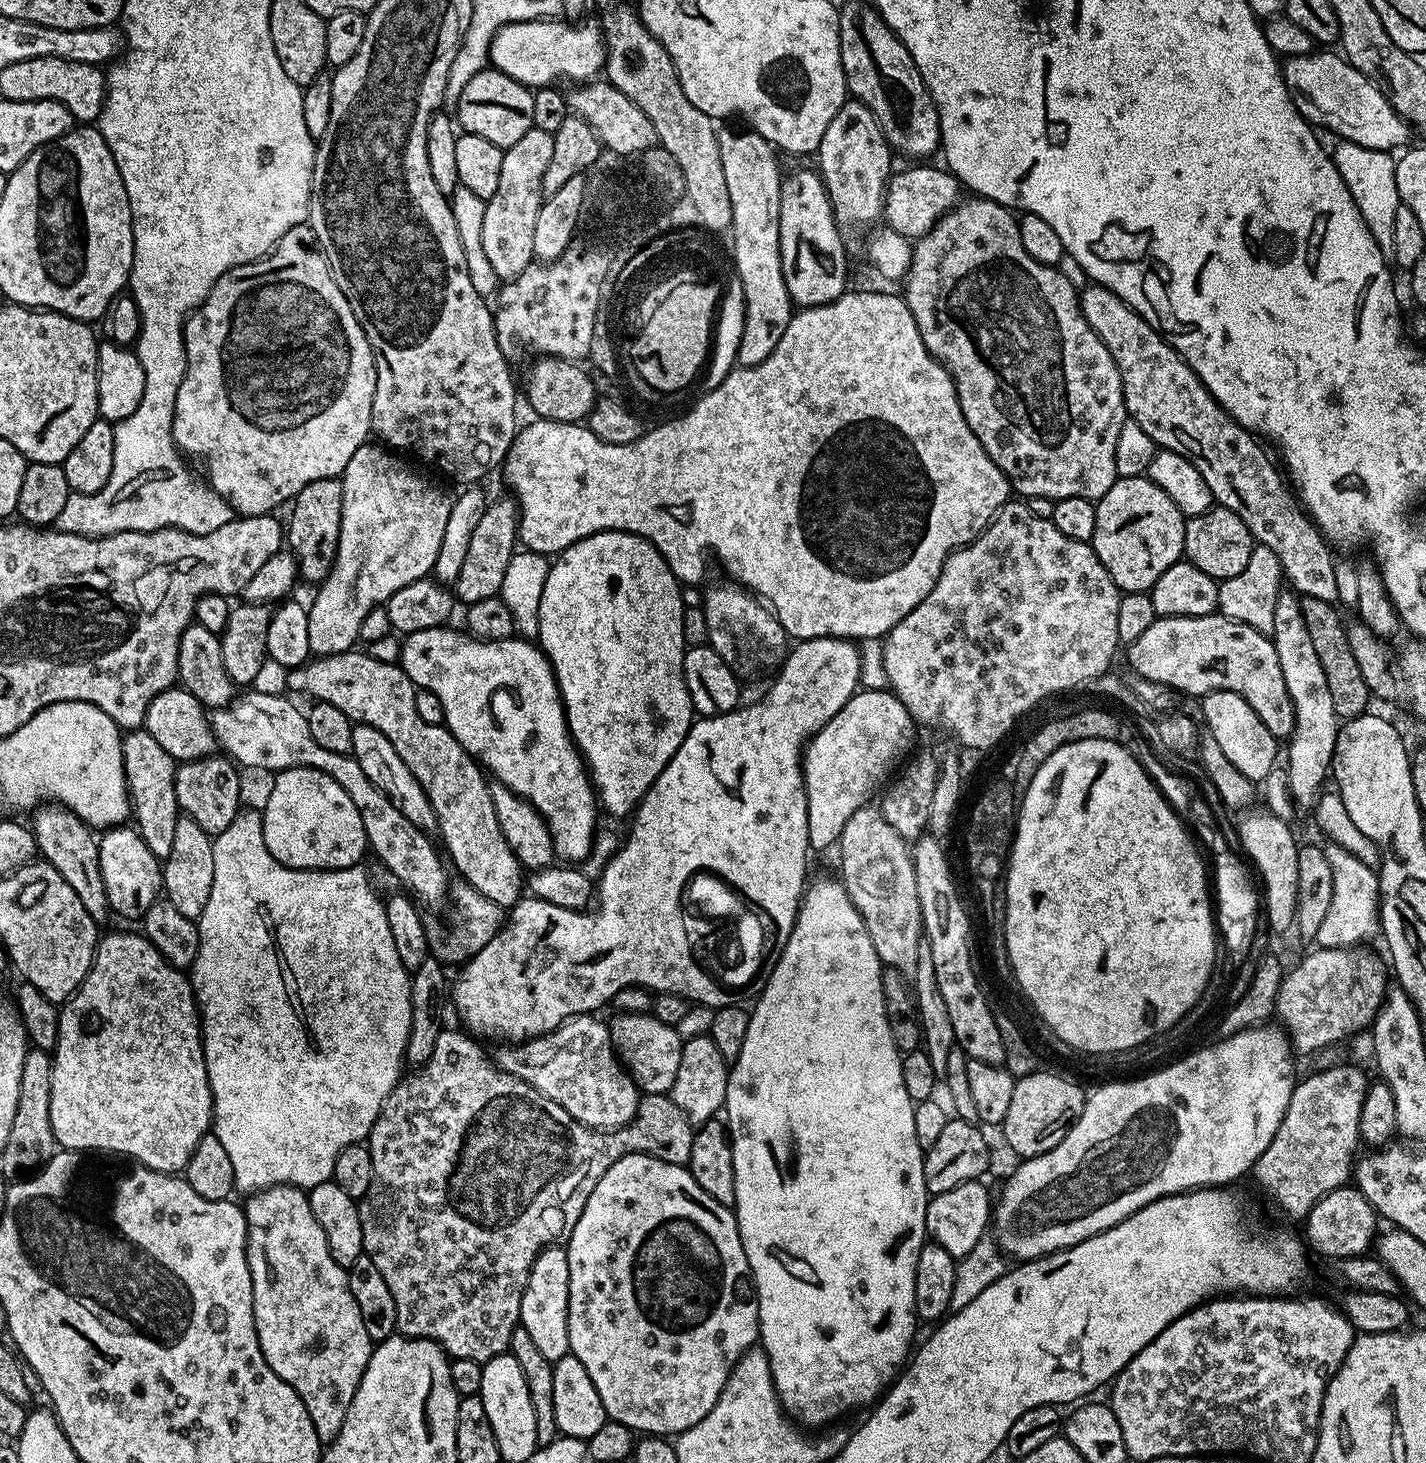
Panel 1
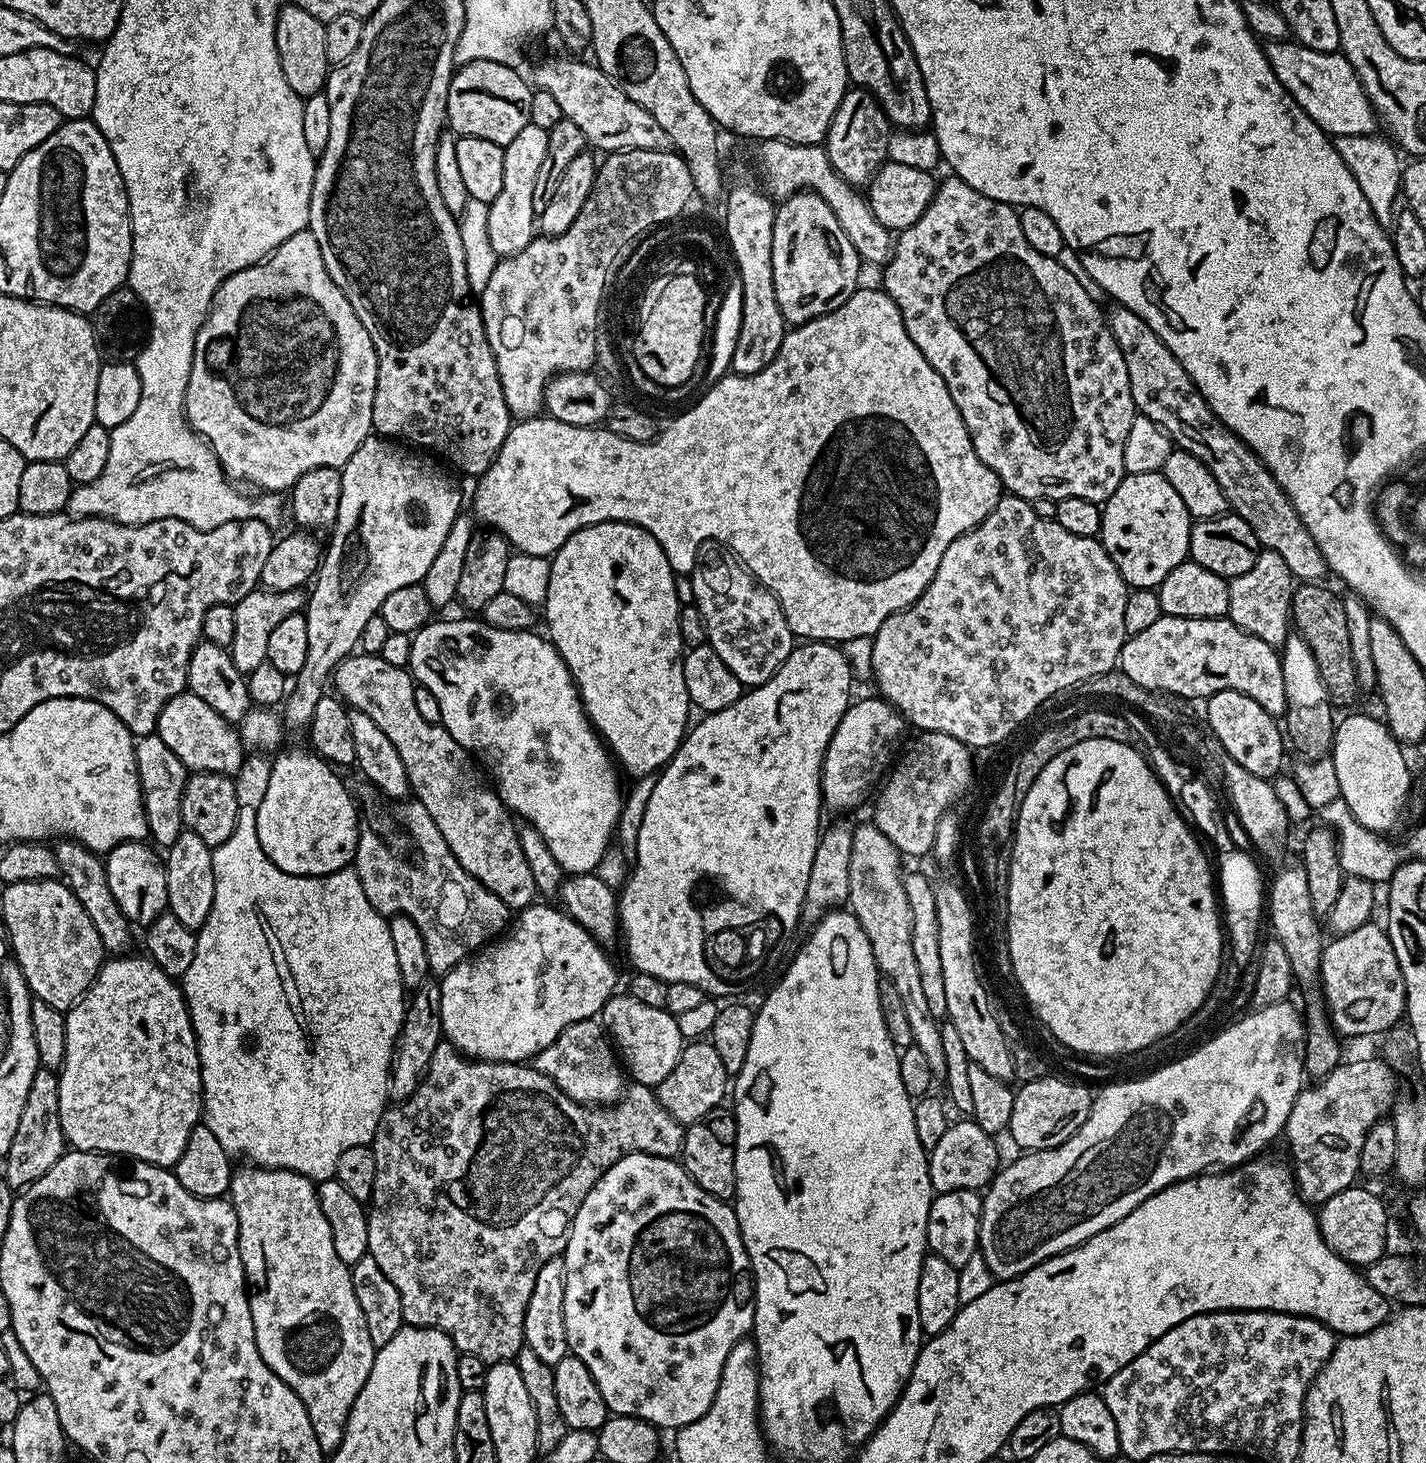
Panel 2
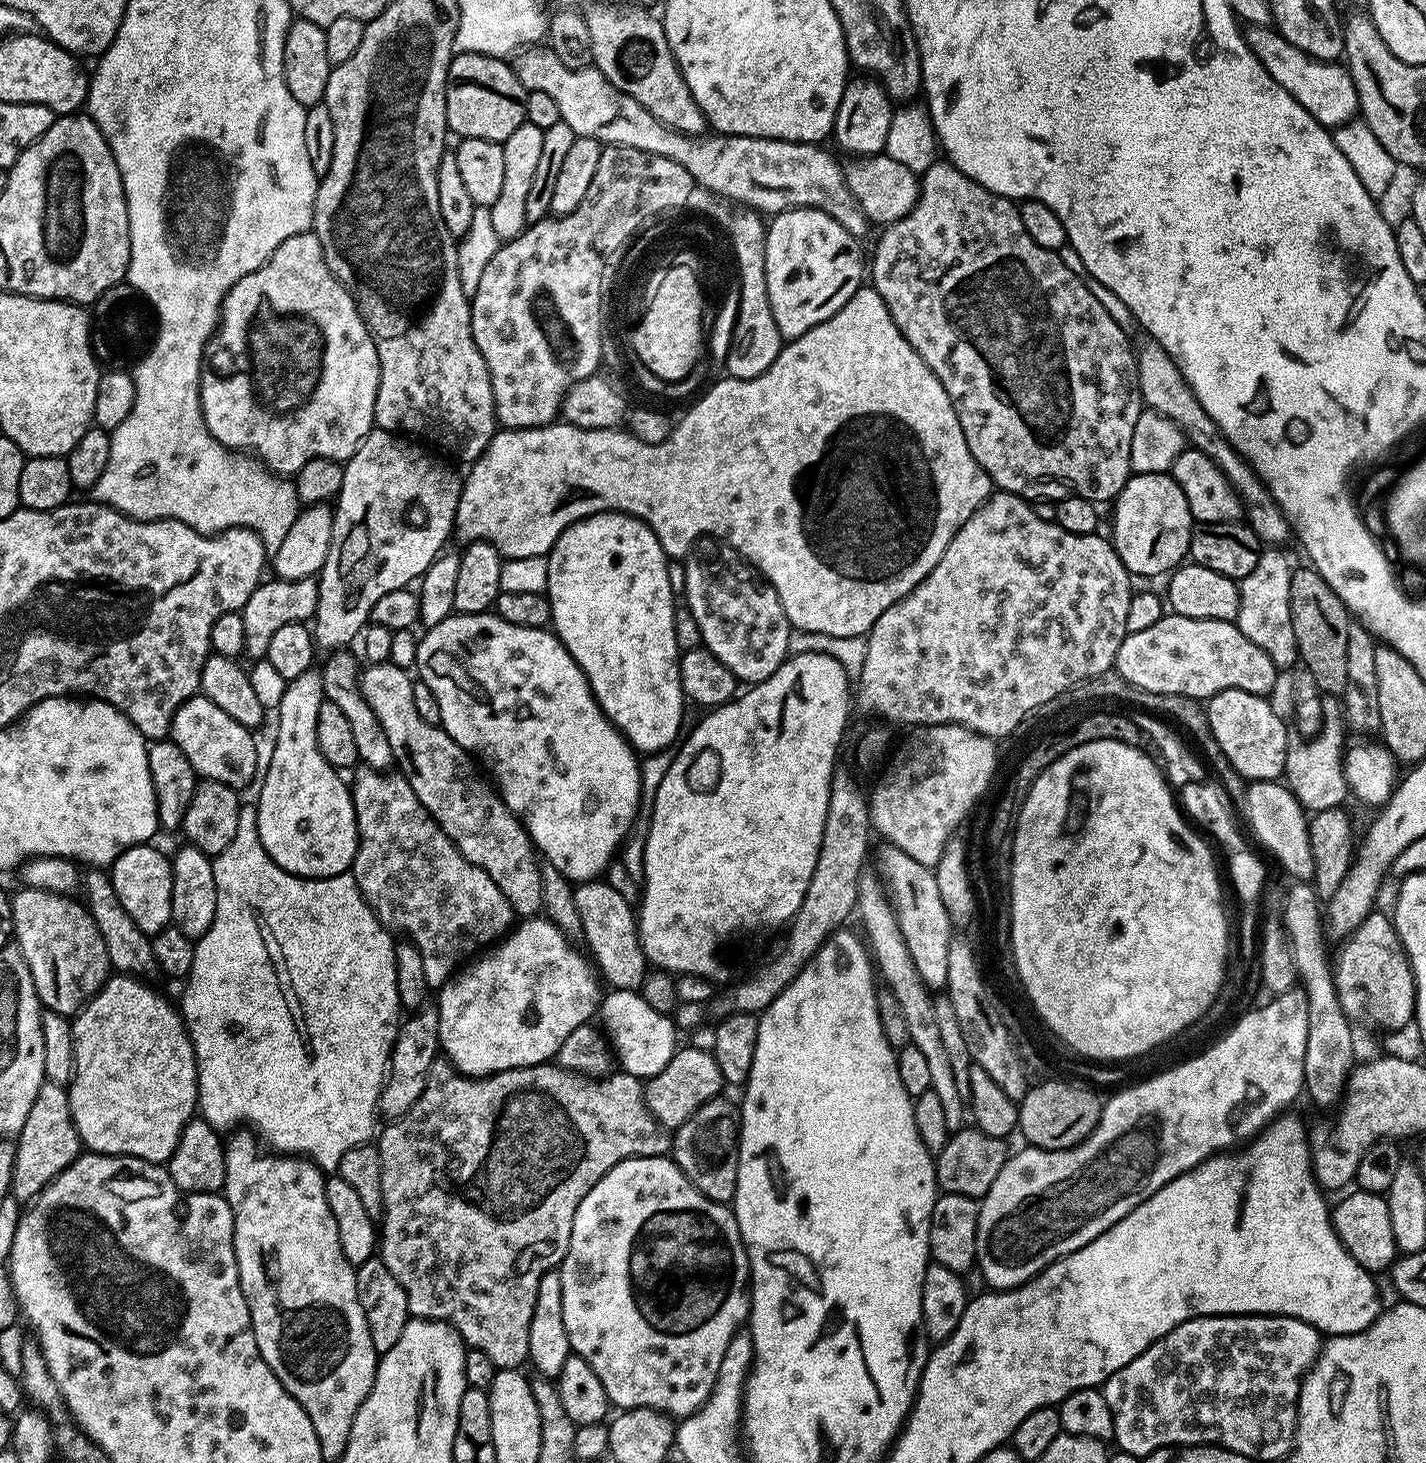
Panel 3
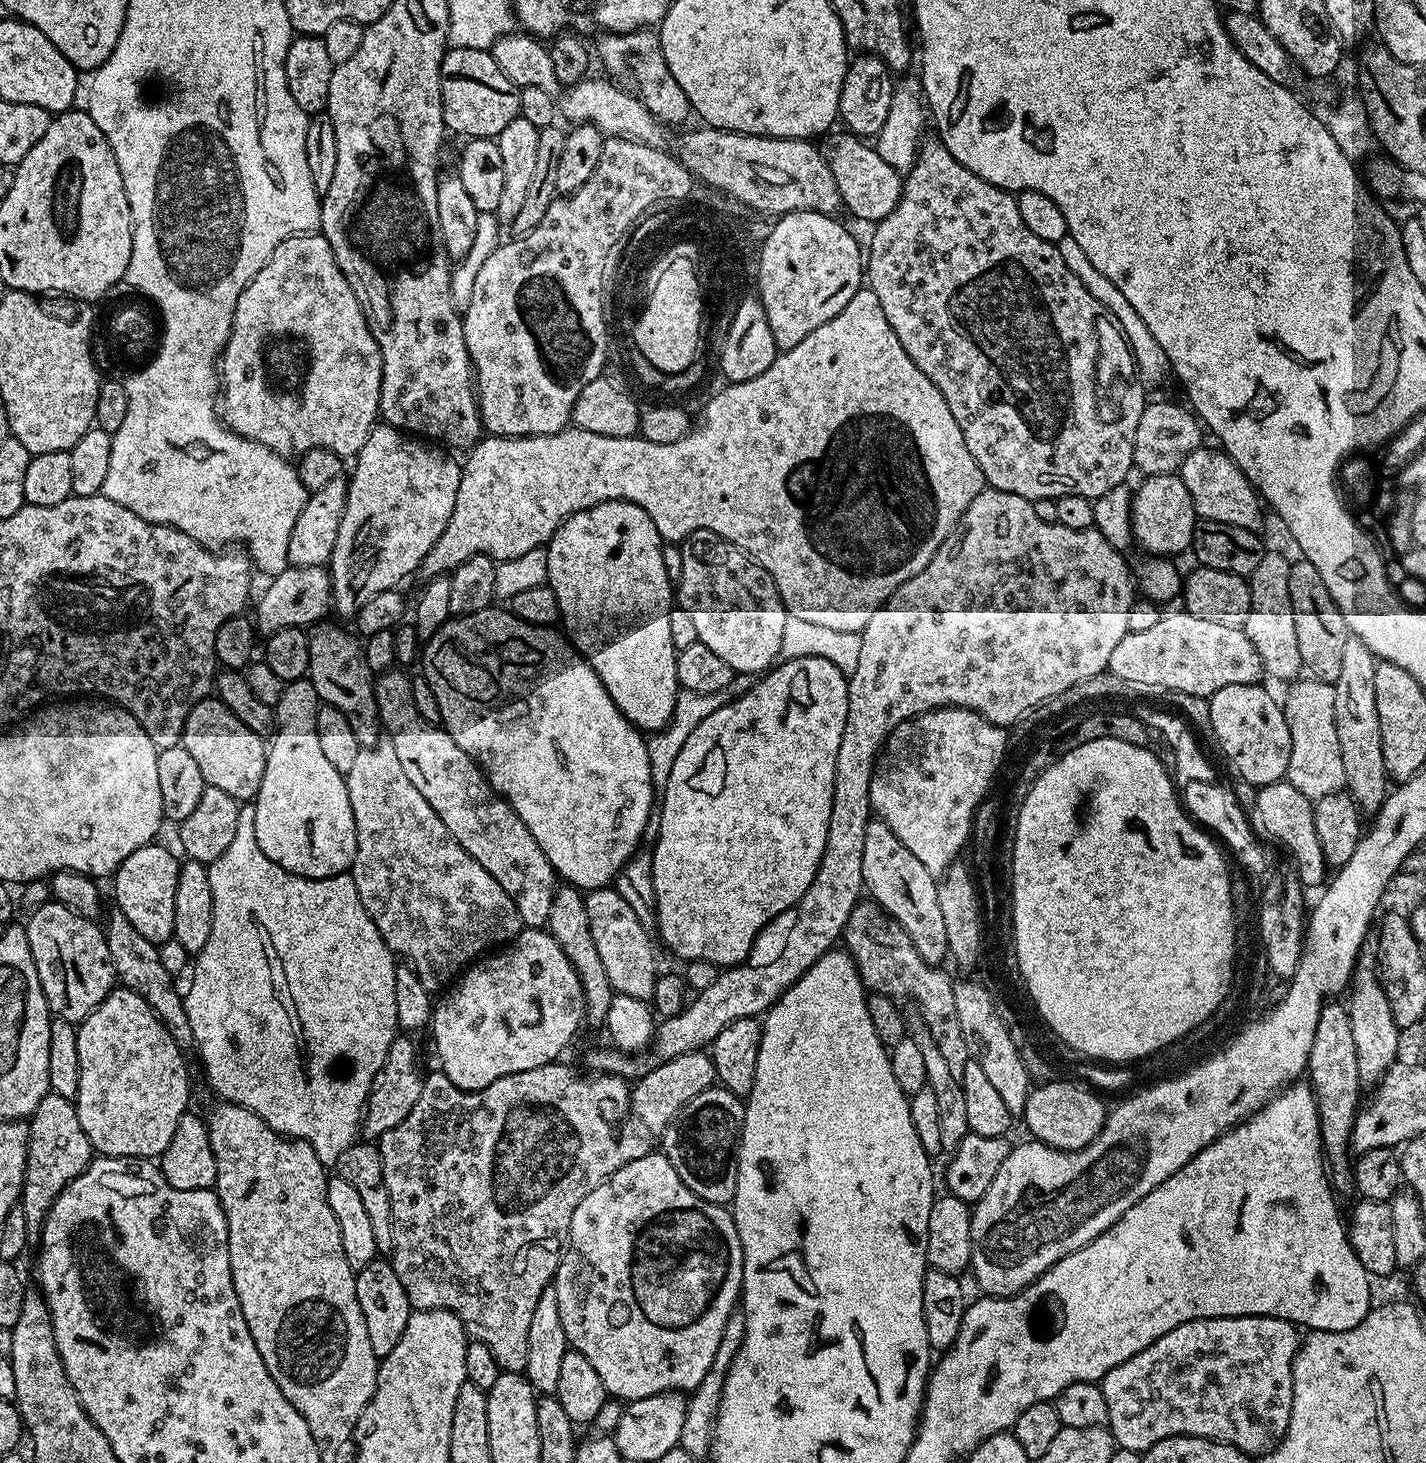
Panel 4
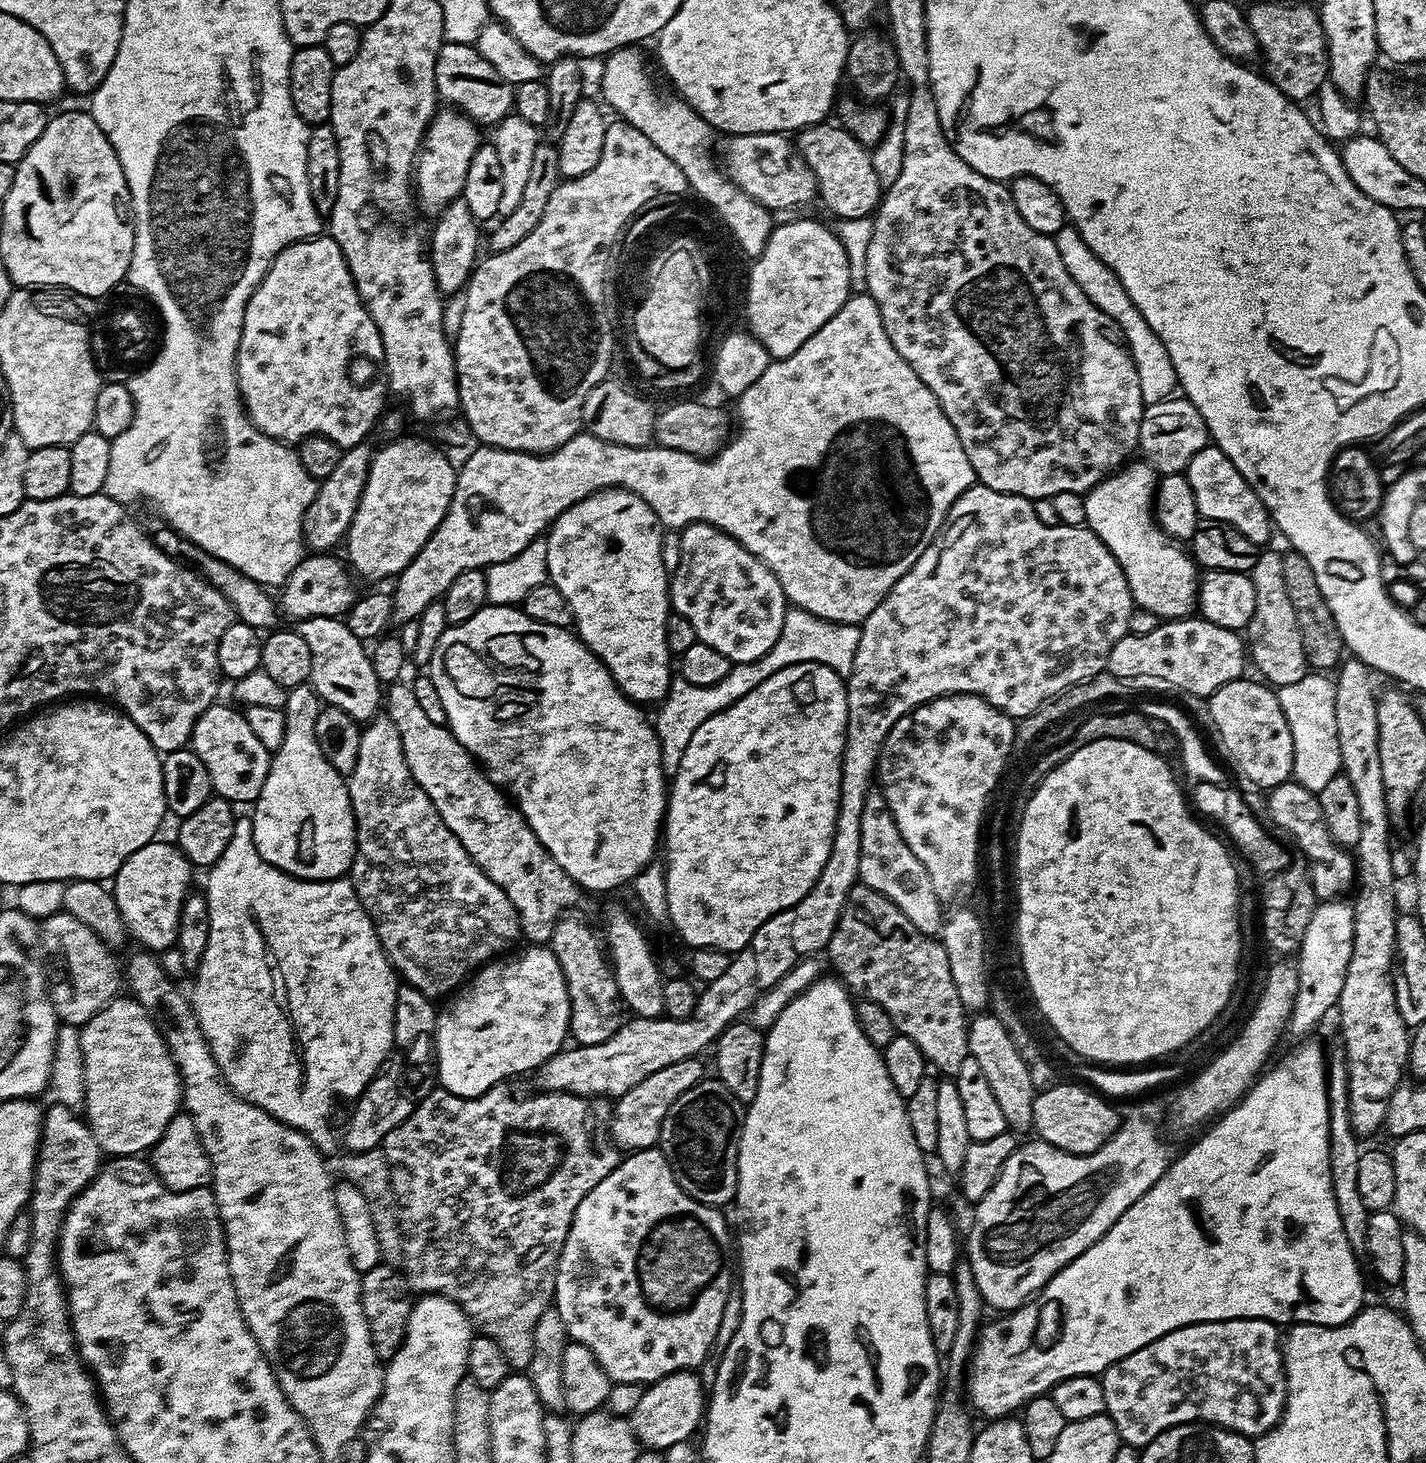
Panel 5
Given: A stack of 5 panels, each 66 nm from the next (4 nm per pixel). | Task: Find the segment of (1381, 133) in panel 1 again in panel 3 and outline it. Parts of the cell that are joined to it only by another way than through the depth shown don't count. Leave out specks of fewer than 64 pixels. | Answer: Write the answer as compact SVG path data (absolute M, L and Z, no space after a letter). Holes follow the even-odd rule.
M1251 26L1247 29L1246 39L1248 45L1252 47L1254 58L1258 58L1258 62L1262 62L1262 66L1266 66L1266 74L1270 74L1270 78L1274 78L1274 82L1278 82L1278 86L1282 86L1286 90L1286 94L1290 94L1290 98L1294 98L1298 102L1298 106L1307 110L1325 128L1335 130L1341 124L1348 123L1359 113L1358 94L1354 90L1354 82L1350 78L1347 67L1343 63L1319 60L1302 50L1298 50L1298 46L1286 42L1286 38L1282 38L1282 34L1272 26L1267 28Z

